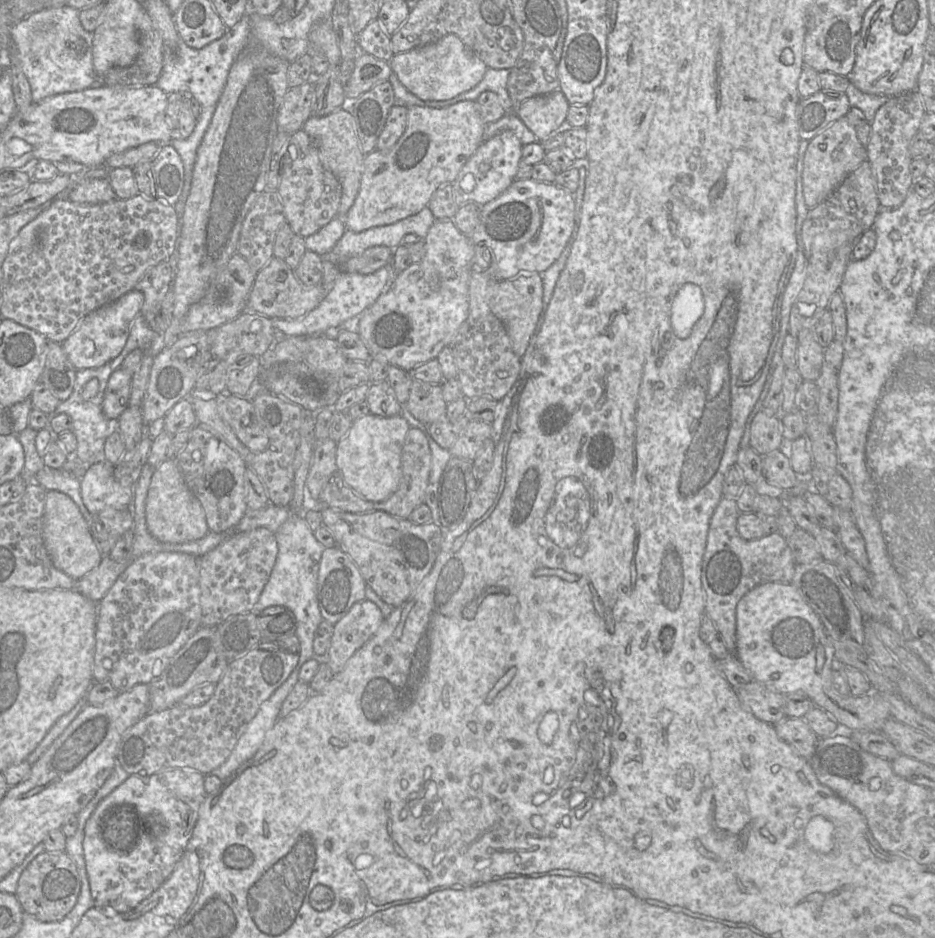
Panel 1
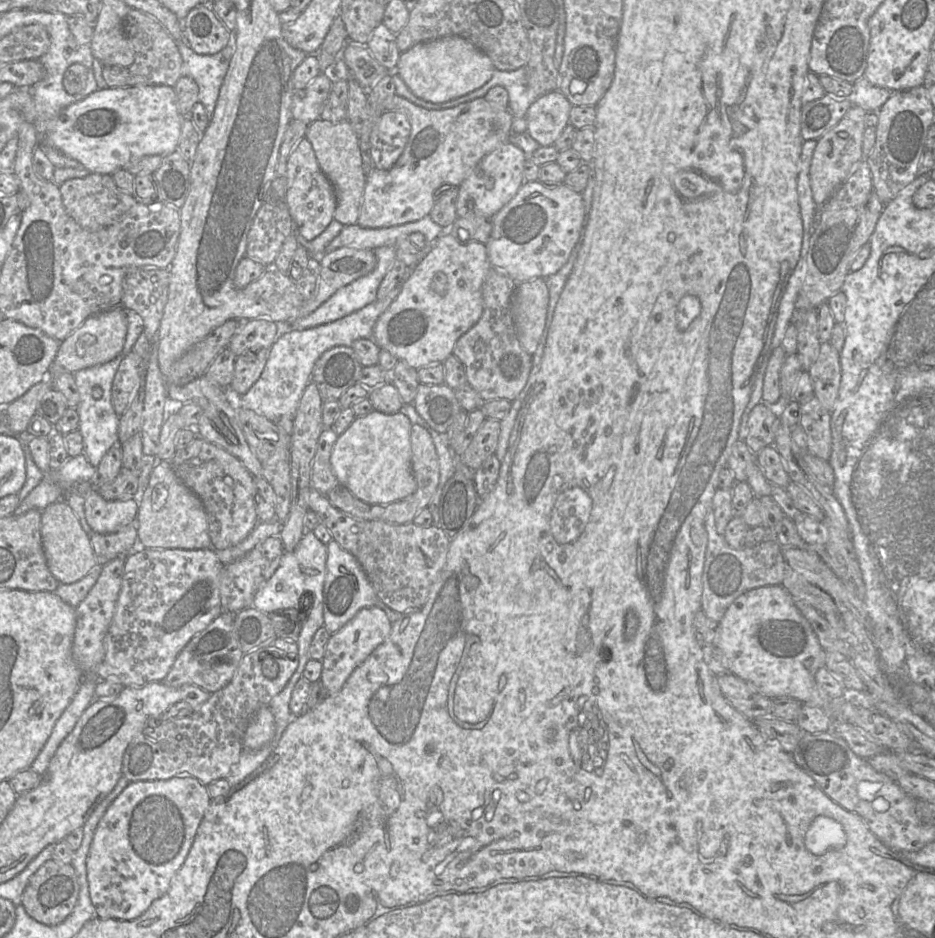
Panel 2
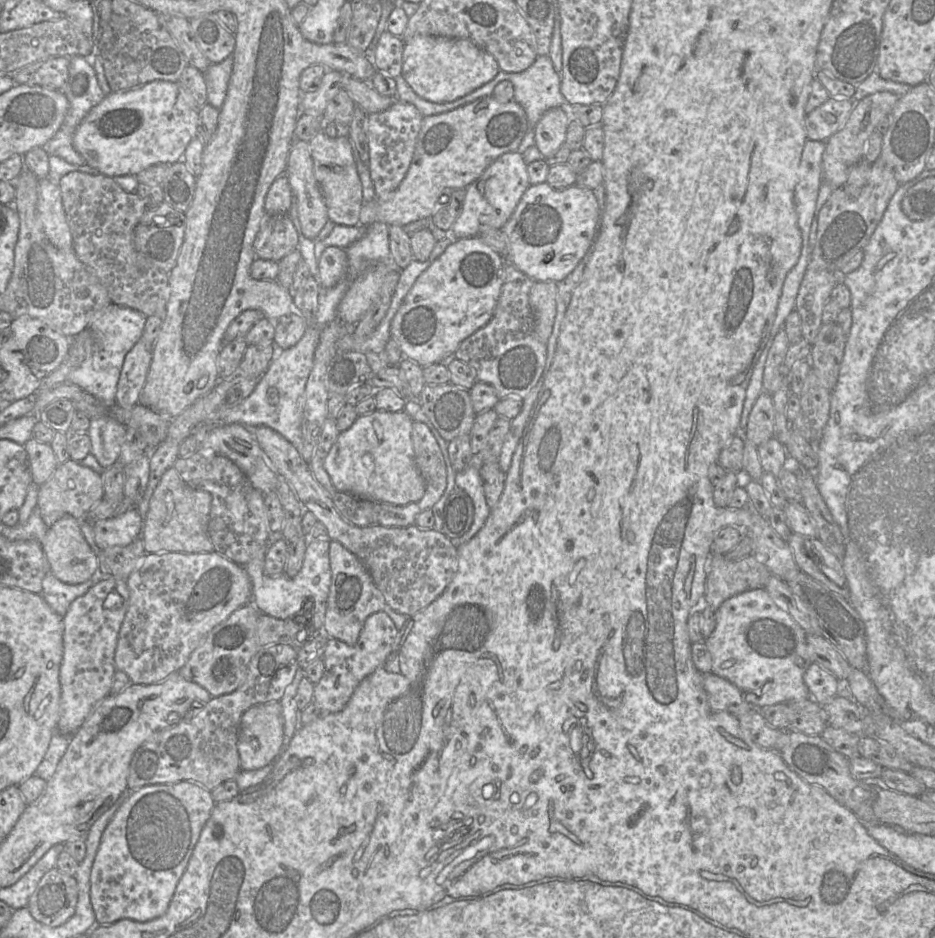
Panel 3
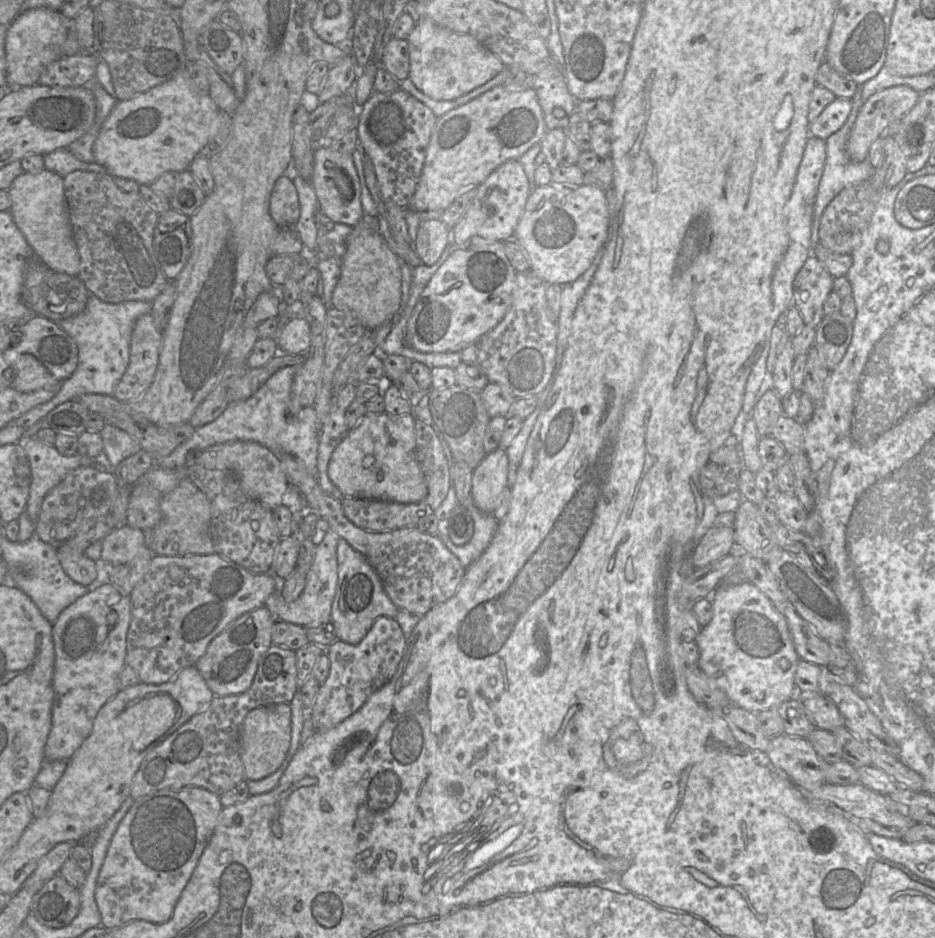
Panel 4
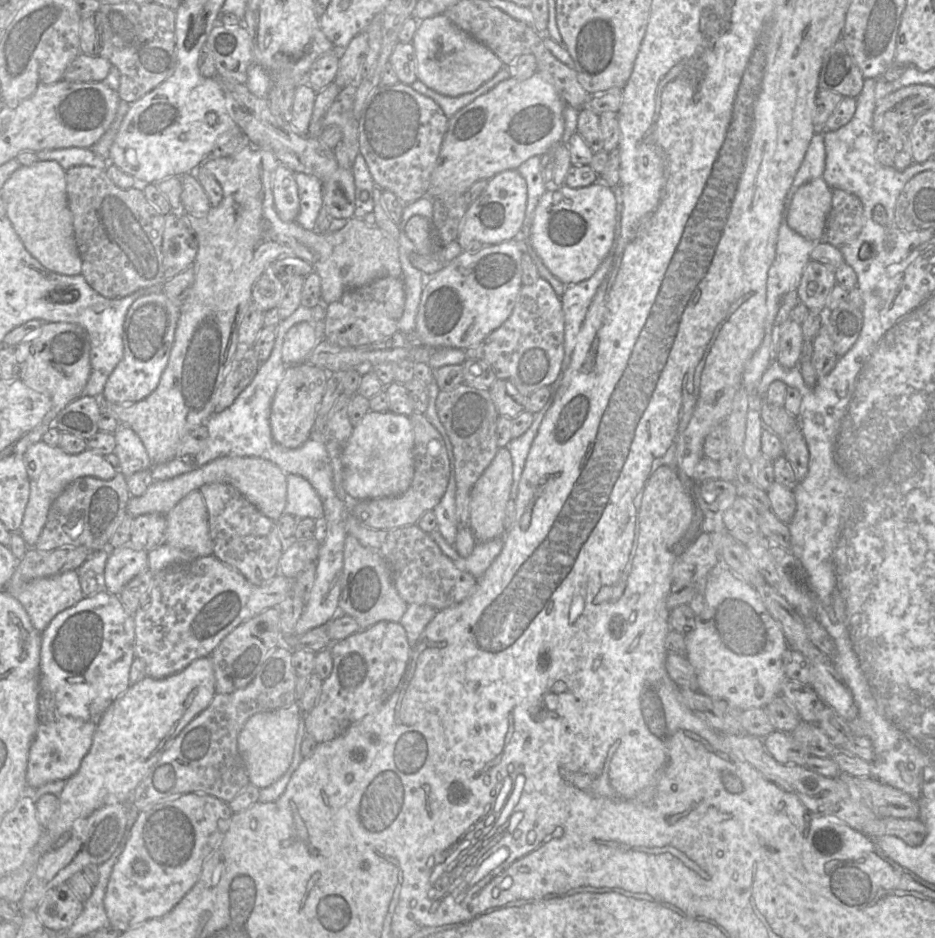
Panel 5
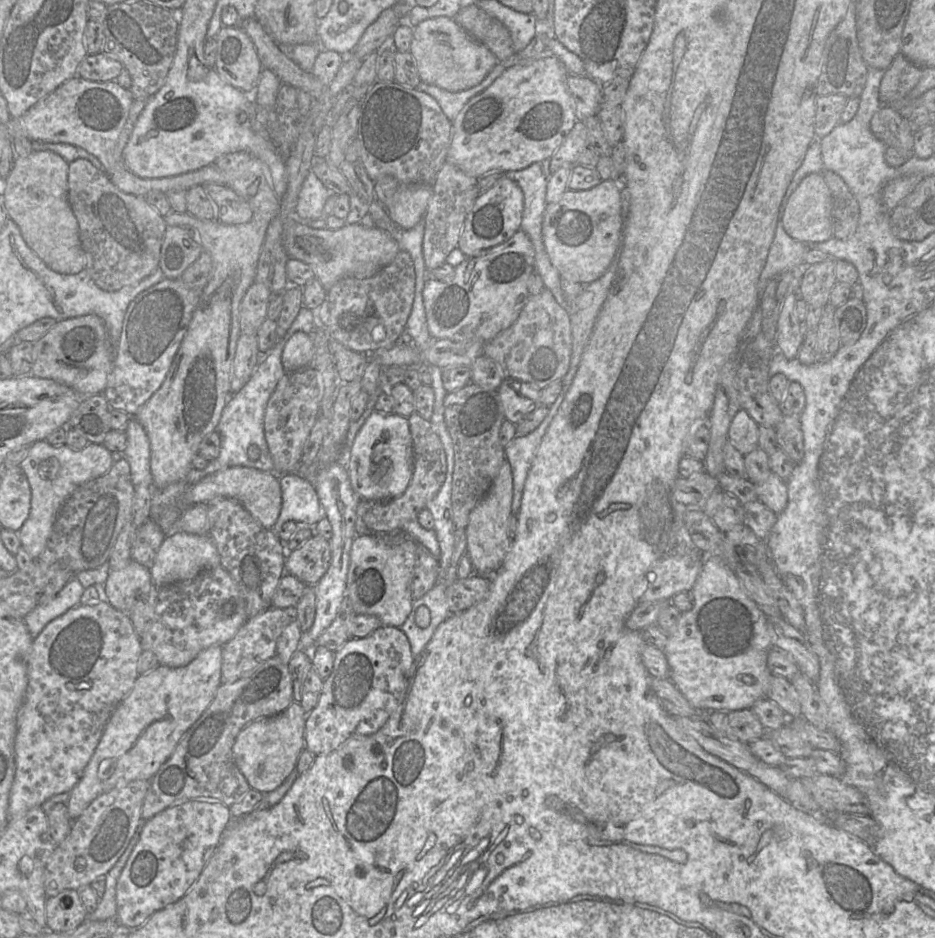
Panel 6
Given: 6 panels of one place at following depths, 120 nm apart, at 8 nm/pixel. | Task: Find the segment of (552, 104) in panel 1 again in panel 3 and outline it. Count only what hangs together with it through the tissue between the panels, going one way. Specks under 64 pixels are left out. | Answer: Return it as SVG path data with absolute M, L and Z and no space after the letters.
M562 107L548 109L533 128L535 145L543 158L552 156L566 140L570 121L568 110Z

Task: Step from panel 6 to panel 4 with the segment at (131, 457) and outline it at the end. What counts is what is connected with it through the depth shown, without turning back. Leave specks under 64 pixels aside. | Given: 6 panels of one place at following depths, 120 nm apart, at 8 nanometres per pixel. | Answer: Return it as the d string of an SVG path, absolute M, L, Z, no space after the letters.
M106 423L100 431L100 435L103 442L103 452L113 467L141 449L137 440L112 424Z

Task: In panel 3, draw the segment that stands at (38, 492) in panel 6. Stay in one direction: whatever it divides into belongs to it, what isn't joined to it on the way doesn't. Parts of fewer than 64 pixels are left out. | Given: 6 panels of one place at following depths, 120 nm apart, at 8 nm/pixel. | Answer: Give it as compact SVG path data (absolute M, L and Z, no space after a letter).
M31 437L25 444L31 466L32 481L38 486L43 485L59 465L55 453L48 443Z

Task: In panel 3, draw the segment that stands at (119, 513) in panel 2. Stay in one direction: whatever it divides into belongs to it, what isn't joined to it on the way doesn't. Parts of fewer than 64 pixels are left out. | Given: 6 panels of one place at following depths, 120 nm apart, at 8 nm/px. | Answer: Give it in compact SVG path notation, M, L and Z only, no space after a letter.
M136 507L116 517L93 524L96 545L100 550L113 546L126 546L141 538L143 520Z

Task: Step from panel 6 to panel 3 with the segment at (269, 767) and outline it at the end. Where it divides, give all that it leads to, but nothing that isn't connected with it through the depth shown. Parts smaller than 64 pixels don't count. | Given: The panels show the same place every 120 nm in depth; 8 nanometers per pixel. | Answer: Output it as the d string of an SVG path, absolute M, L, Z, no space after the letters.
M279 701L249 708L240 722L240 770L253 771L269 765L278 757L283 738L284 716Z

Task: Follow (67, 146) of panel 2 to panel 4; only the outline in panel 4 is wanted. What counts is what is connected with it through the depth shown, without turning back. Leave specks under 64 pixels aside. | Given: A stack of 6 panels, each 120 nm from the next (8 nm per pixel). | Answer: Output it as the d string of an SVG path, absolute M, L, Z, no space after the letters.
M186 68L174 78L146 92L117 102L93 144L95 163L103 166L112 177L134 180L140 185L149 185L167 172L188 170L193 159L217 134L220 127L219 113L210 95L196 91Z

